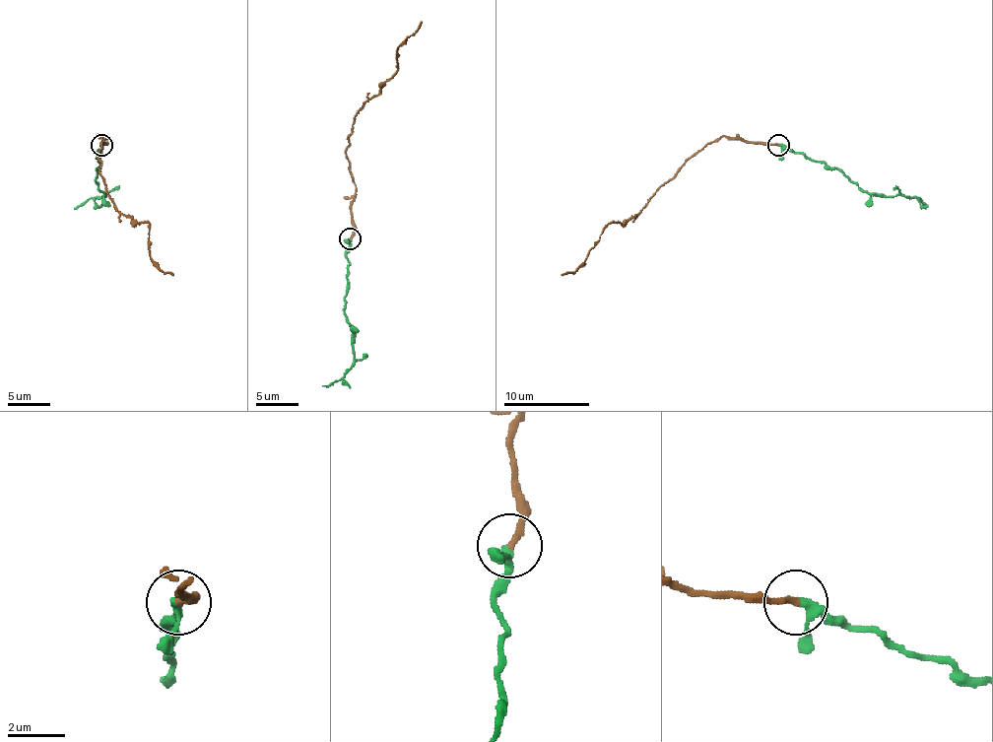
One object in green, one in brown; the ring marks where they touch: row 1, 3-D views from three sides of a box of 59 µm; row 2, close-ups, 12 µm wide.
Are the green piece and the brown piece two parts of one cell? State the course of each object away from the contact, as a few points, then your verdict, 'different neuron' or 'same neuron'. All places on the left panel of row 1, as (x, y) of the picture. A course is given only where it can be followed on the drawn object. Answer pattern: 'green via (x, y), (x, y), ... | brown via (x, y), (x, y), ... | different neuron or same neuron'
green via (102, 145), (96, 183), (104, 194), (94, 196), (75, 209) | brown via (102, 145), (98, 152), (106, 194), (121, 214), (150, 225), (150, 256), (172, 276) | same neuron

